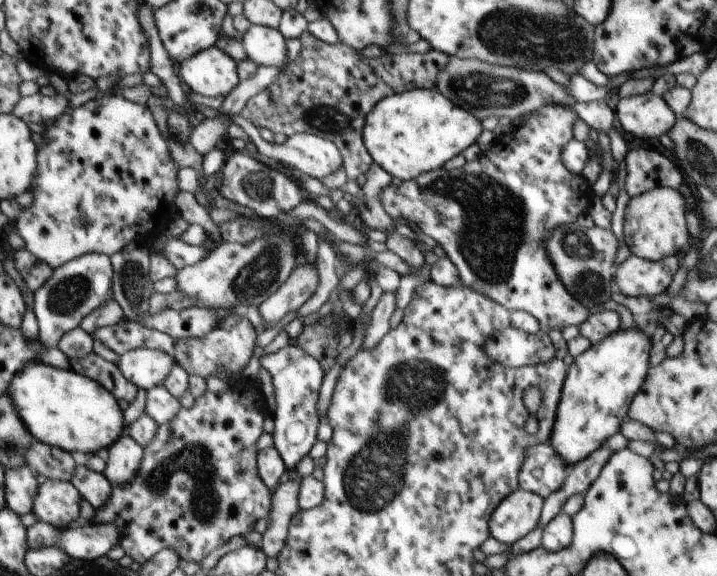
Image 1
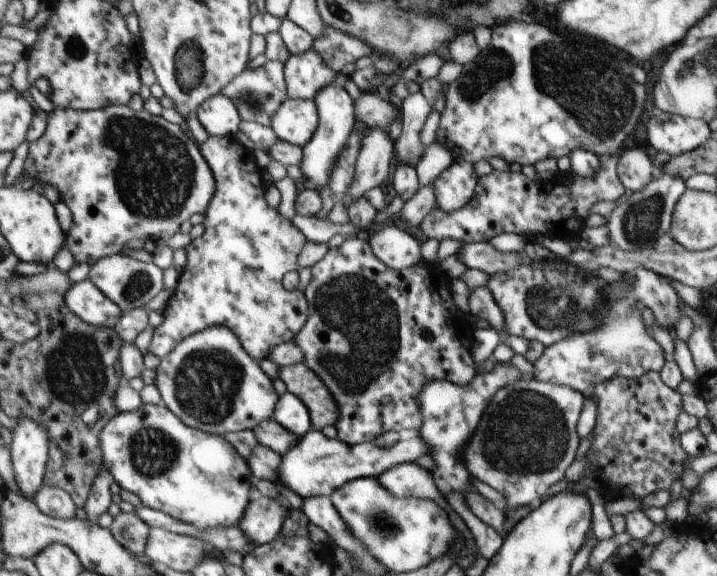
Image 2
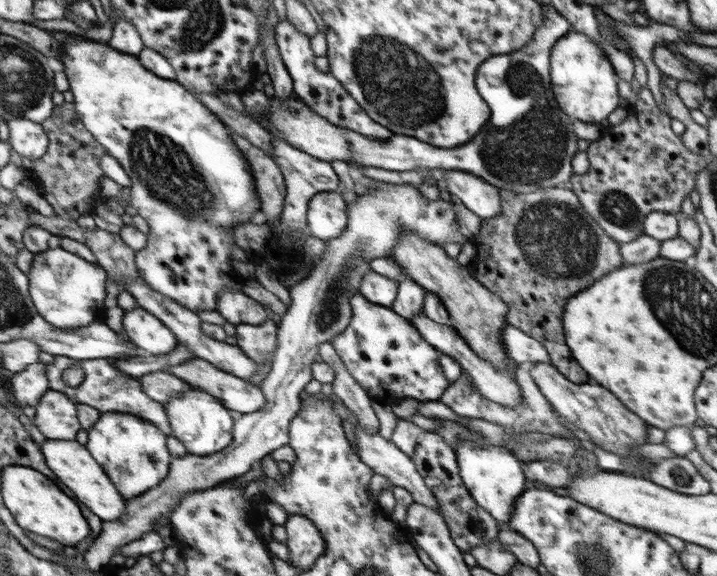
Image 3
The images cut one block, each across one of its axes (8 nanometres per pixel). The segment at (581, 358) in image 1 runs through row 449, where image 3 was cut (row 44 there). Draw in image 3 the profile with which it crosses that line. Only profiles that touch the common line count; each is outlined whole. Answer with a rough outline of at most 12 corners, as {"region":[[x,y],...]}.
{"region":[[571,30],[550,50],[559,107],[596,124],[620,106],[603,48]]}

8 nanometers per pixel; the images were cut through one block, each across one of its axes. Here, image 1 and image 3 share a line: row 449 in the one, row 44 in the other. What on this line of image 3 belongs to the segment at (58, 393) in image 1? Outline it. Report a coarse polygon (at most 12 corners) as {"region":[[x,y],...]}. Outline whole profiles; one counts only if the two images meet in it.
{"region":[[62,34],[79,116],[132,177],[141,275],[196,312],[263,212],[228,125],[106,38]]}

